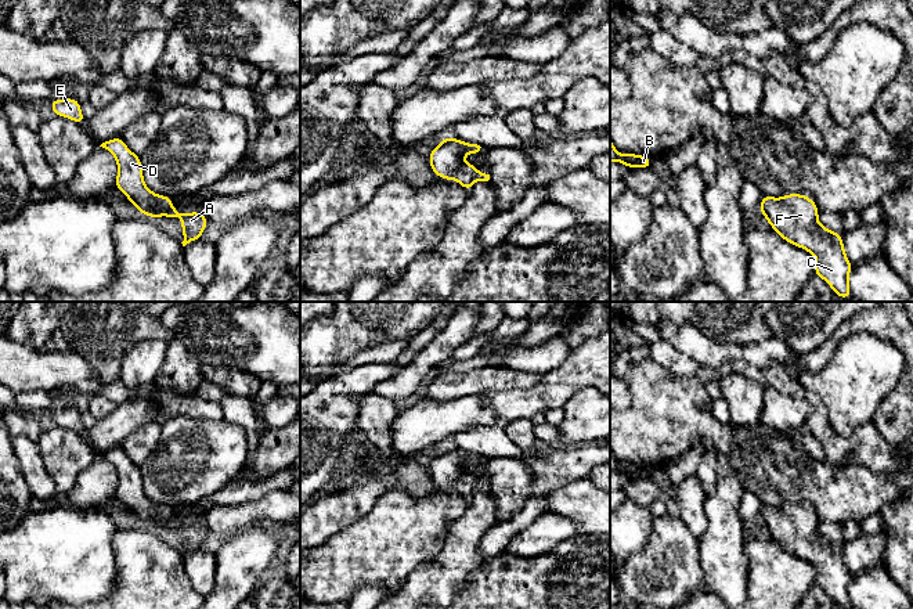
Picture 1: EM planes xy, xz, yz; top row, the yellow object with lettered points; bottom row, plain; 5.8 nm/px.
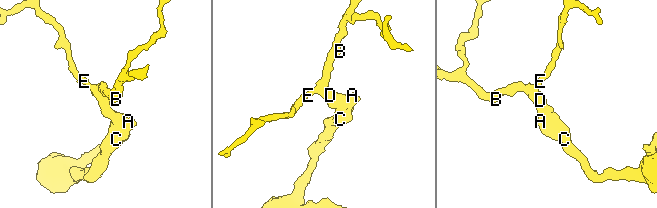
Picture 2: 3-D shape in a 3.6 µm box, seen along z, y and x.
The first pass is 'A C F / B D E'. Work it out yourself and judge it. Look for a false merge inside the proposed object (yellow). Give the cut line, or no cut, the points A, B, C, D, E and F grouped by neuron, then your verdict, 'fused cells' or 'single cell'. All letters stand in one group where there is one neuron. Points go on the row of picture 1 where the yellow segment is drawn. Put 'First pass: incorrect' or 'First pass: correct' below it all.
cut none; groups A B C D E F; single cell
First pass: incorrect

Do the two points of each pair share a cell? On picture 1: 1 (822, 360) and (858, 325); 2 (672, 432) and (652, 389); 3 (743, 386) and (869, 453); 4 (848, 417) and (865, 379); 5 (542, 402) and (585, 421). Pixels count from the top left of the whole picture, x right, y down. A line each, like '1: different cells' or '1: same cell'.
1: same cell
2: same cell
3: different cells
4: same cell
5: different cells

